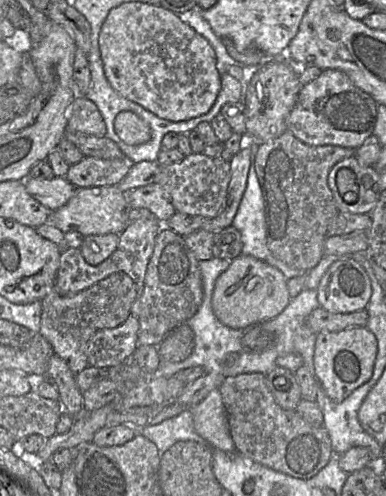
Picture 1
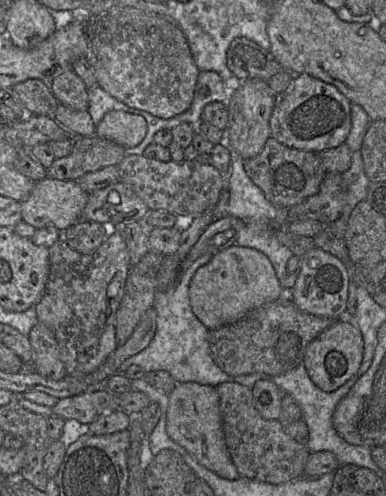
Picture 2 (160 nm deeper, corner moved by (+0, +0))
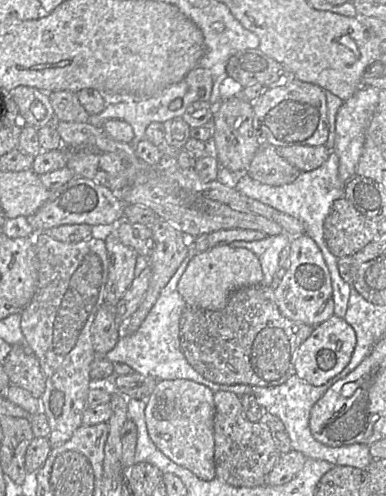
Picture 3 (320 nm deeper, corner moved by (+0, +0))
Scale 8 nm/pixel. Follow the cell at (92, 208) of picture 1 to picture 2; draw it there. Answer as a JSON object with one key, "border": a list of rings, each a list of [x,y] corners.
{"border":[[[46,177],[35,182],[30,197],[21,202],[21,214],[24,222],[38,228],[56,227],[65,230],[83,220],[83,210],[89,193],[76,180],[58,180]]]}

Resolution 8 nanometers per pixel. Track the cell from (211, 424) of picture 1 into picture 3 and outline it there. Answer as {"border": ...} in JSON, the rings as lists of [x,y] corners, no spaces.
{"border":[[[189,379],[158,380],[147,399],[145,422],[155,446],[202,480],[216,478],[214,465],[214,392]]]}

